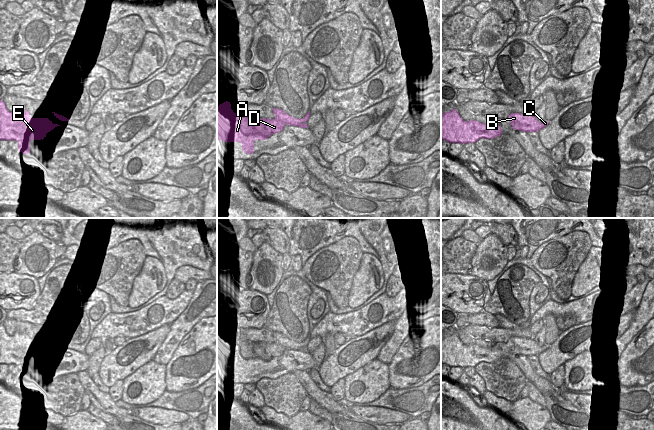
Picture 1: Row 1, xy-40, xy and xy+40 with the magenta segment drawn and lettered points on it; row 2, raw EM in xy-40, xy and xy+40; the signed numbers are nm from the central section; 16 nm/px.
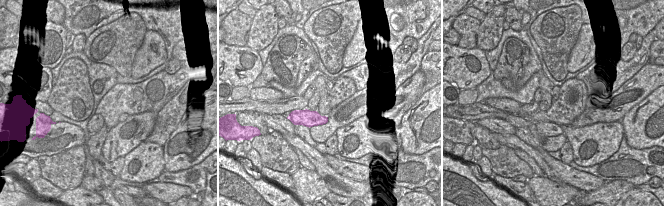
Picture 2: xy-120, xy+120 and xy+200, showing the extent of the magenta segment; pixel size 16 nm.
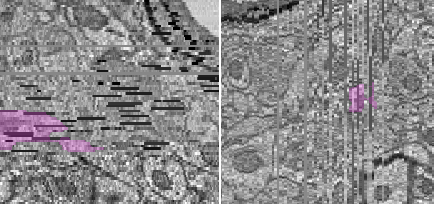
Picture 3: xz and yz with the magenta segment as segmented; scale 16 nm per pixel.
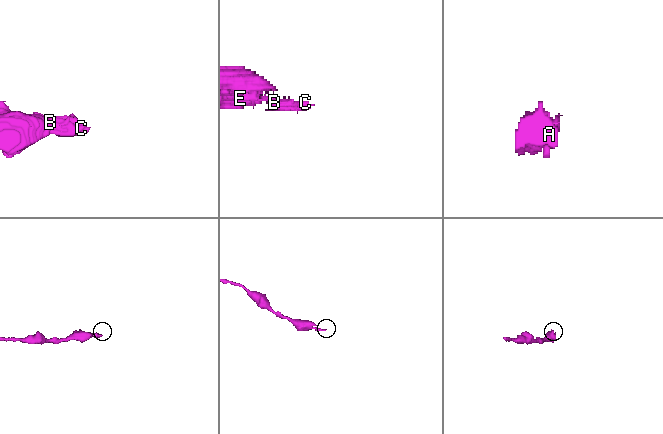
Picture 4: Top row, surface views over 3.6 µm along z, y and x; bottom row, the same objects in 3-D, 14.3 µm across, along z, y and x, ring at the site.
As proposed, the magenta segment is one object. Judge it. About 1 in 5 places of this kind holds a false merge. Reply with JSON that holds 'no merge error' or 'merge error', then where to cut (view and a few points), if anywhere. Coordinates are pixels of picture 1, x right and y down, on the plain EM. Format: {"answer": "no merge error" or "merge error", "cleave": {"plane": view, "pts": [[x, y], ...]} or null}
{"answer": "no merge error", "cleave": null}

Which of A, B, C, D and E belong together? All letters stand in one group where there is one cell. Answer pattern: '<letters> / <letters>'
A B C D E

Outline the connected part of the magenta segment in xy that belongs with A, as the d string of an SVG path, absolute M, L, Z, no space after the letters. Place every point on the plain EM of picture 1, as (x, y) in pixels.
M226 325L217 330L217 364L224 366L240 366L242 373L246 378L254 377L254 365L268 363L272 358L282 355L285 349L298 350L301 352L308 352L307 345L310 341L310 336L302 343L294 342L283 334L273 332L274 343L265 342L251 342L249 340L241 340L234 337L231 333L230 326Z

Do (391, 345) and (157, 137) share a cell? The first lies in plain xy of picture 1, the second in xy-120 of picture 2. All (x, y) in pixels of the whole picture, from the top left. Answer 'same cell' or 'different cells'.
same cell

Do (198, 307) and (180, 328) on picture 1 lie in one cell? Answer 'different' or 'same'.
same

